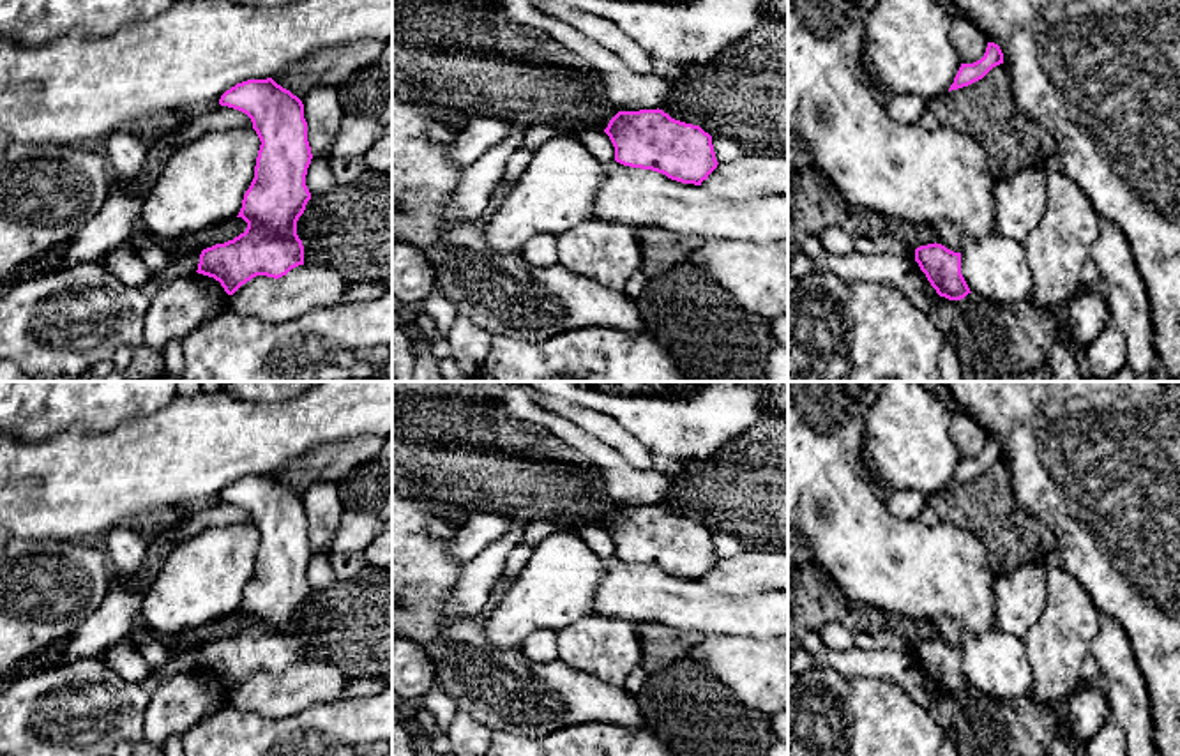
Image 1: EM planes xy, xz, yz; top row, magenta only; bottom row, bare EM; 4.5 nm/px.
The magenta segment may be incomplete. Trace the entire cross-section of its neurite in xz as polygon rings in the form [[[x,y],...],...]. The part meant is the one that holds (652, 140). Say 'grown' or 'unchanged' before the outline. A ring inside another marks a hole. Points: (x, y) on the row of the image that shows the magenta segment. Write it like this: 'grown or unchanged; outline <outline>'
unchanged; outline [[[662,110],[618,111],[604,129],[615,147],[615,161],[652,170],[682,184],[701,185],[717,168],[712,136],[700,125],[671,118]]]

